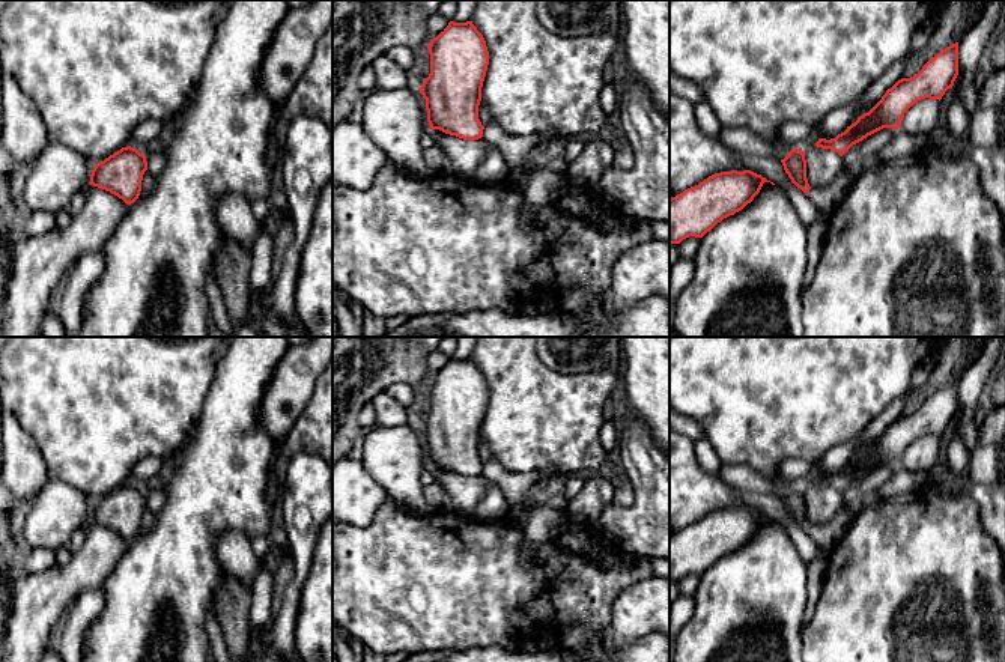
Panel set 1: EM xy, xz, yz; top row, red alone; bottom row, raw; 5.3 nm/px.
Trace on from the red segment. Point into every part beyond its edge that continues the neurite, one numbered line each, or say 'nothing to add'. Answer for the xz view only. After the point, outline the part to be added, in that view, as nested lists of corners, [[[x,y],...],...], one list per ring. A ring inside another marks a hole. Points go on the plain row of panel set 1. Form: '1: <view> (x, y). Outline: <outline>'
nothing to add

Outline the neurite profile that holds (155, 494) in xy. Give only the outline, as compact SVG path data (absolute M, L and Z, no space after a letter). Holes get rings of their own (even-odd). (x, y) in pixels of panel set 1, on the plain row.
M162 478L150 483L150 487L146 492L146 498L149 510L153 516L156 516L165 503L165 487Z

